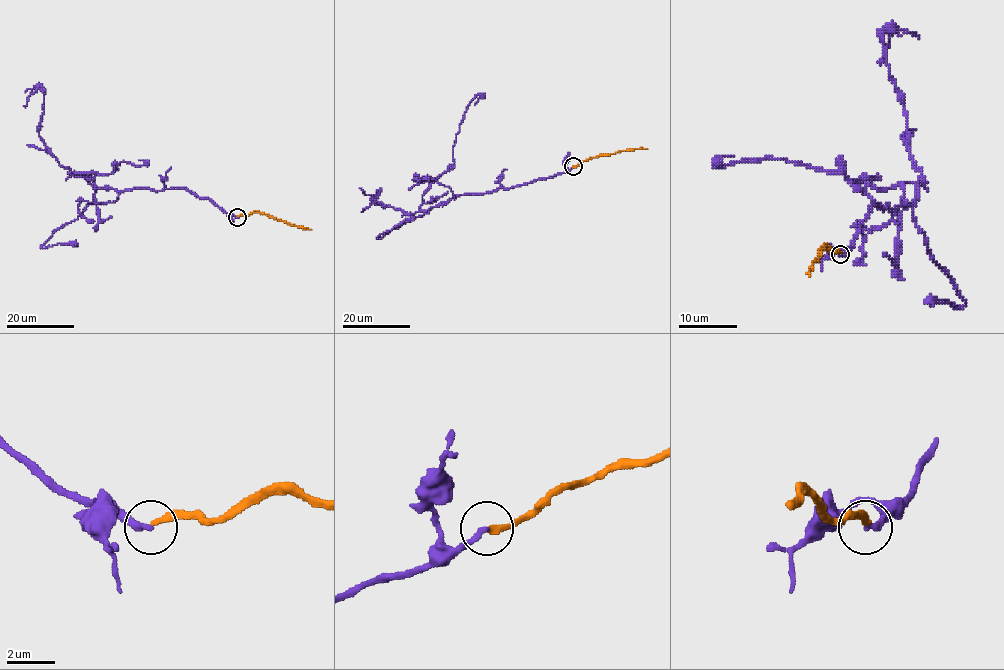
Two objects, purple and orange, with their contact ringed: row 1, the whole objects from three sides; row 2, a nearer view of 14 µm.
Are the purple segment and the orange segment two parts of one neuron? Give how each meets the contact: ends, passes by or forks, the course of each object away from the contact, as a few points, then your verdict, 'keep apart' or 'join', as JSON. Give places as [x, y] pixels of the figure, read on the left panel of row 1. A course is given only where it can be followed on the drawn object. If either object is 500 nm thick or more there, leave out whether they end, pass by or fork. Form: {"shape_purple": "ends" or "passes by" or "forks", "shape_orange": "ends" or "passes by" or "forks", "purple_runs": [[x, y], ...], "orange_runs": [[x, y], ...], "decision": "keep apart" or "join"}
{"shape_purple": "ends", "shape_orange": "ends", "purple_runs": [[237, 217], [184, 188], [118, 191], [95, 187], [84, 175], [106, 175], [124, 161], [142, 164], [138, 159]], "orange_runs": [[237, 216], [260, 212], [311, 230]], "decision": "keep apart"}

